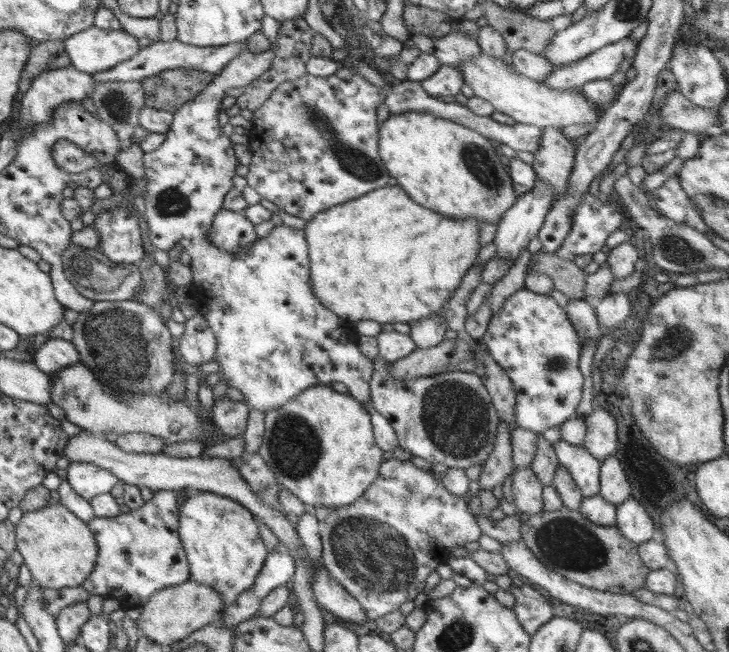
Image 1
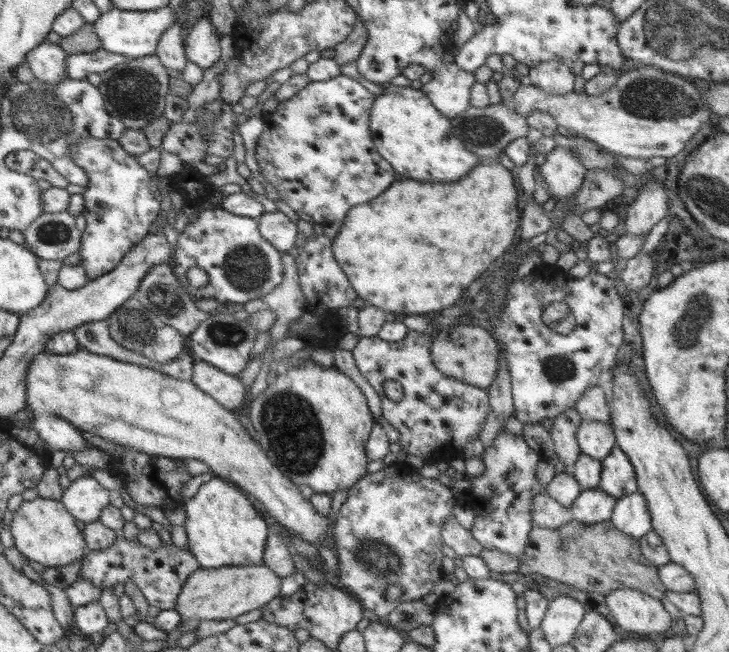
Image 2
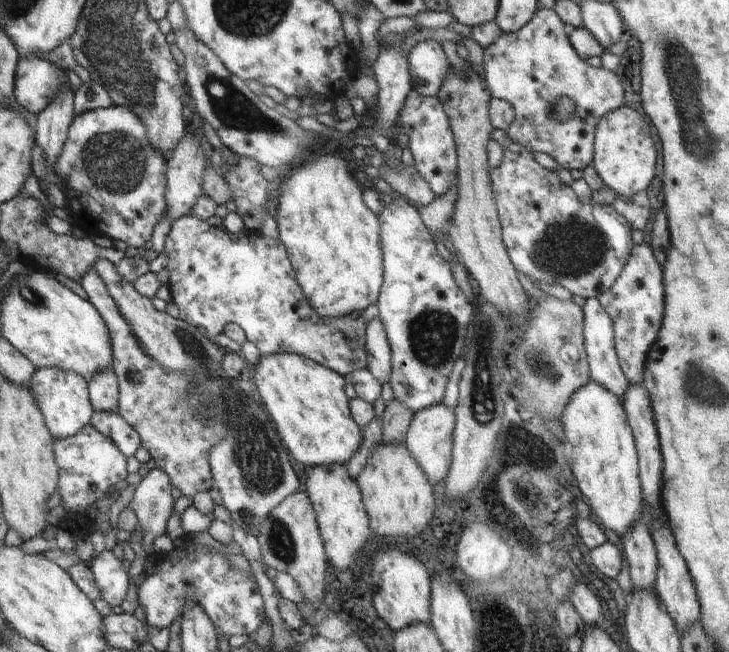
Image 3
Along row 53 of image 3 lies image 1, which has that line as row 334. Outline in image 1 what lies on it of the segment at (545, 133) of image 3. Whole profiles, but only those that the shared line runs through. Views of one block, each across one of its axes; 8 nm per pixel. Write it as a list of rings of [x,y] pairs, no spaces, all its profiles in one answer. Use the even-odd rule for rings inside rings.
[[[526,287],[517,290],[502,304],[502,310],[492,316],[480,341],[512,381],[516,391],[514,413],[518,427],[540,434],[546,429],[560,426],[565,419],[575,418],[576,408],[582,398],[584,376],[578,363],[583,343],[564,309],[550,295],[537,294]]]

